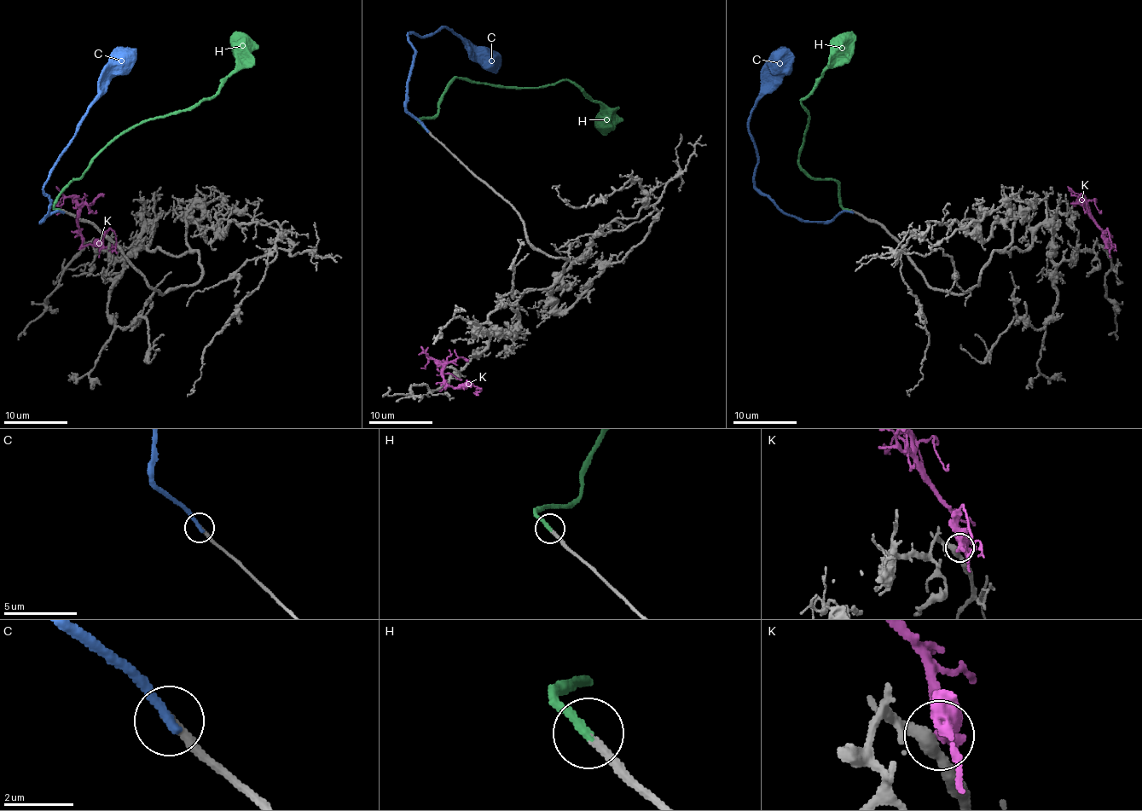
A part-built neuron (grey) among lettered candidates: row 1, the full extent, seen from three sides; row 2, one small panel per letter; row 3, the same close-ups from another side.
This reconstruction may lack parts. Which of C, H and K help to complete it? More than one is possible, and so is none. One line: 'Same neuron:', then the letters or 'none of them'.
Same neuron: H

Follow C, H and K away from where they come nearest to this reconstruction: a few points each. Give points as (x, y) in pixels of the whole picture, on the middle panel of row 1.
C: (426, 130), (407, 109), (407, 79), (414, 54), (408, 34), (424, 36), (449, 28), (485, 63), (501, 65)
H: (424, 127), (420, 120), (437, 112), (437, 103), (456, 78), (502, 87), (575, 82), (600, 105), (602, 131)
K: (447, 385), (443, 368), (431, 359), (424, 365), (426, 368), (421, 368)

